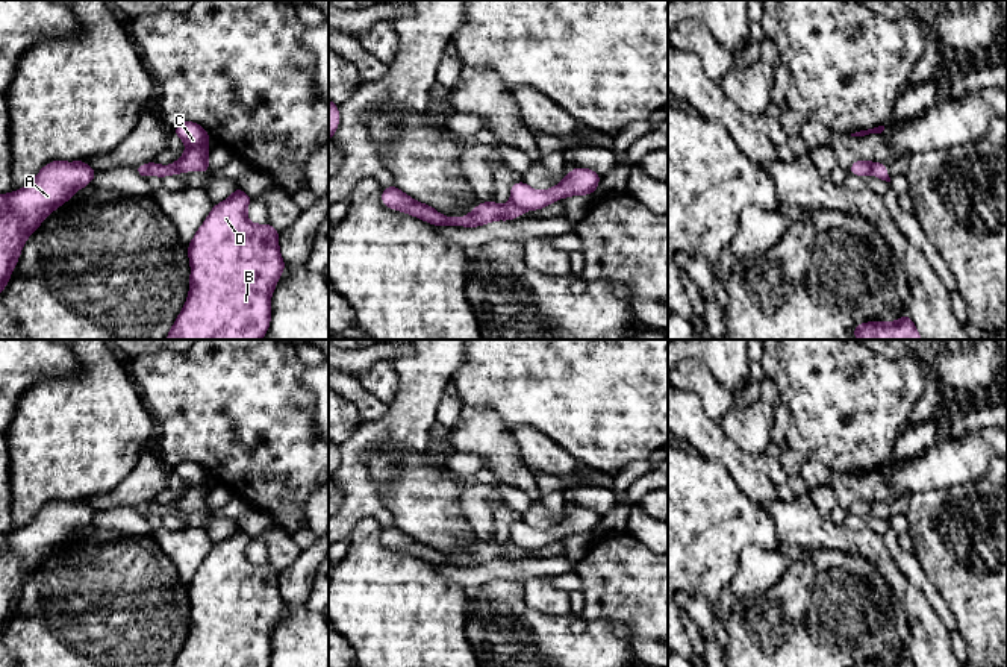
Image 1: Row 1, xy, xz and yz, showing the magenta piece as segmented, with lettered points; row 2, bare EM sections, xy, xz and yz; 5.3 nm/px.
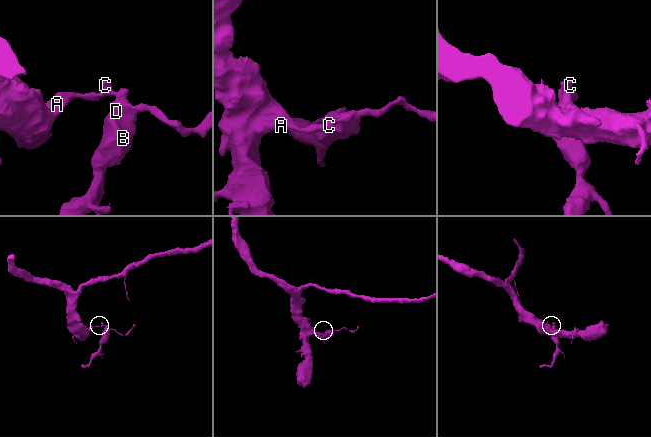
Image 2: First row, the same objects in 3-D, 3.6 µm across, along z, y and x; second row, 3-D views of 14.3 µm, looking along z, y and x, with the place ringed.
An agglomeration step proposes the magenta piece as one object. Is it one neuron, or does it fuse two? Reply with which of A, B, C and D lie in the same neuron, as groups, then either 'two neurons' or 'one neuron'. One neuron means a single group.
A / B C D; two neurons

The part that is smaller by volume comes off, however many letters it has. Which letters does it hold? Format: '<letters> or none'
B, C, D

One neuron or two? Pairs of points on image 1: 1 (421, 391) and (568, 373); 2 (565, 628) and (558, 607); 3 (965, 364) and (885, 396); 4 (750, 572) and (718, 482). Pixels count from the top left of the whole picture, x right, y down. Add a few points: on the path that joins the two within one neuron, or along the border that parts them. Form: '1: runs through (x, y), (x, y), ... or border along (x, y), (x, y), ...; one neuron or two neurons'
1: border along (465, 355), (450, 381); two neurons
2: border along (527, 605), (542, 613), (570, 614); two neurons
3: border along (889, 356), (915, 358), (922, 369); two neurons
4: border along (777, 546), (745, 546), (738, 570), (729, 582); two neurons

